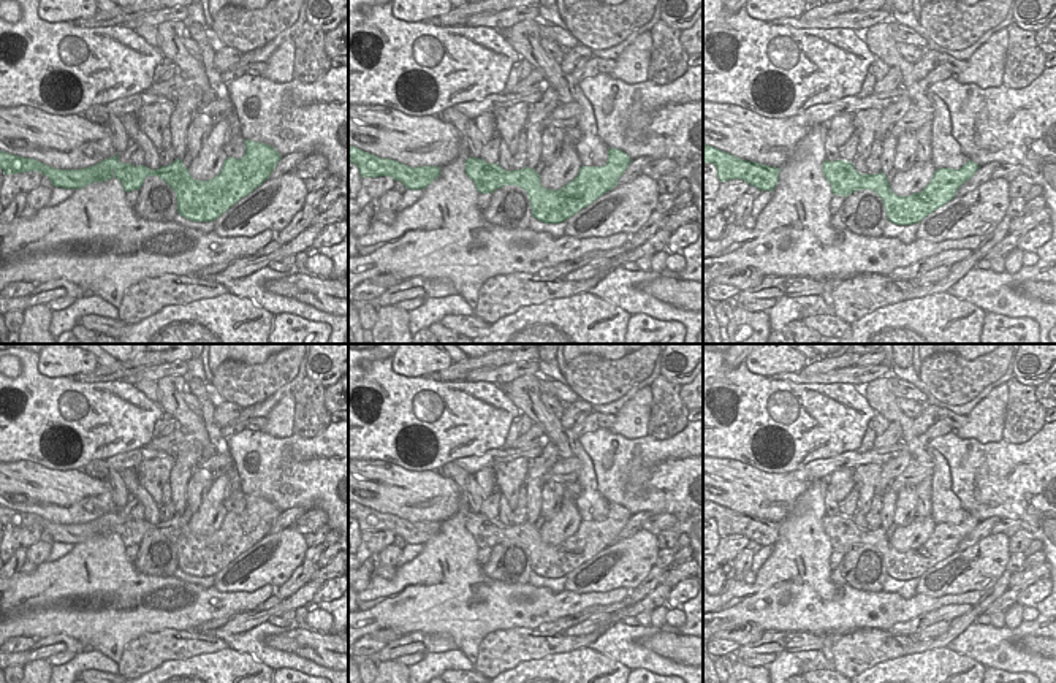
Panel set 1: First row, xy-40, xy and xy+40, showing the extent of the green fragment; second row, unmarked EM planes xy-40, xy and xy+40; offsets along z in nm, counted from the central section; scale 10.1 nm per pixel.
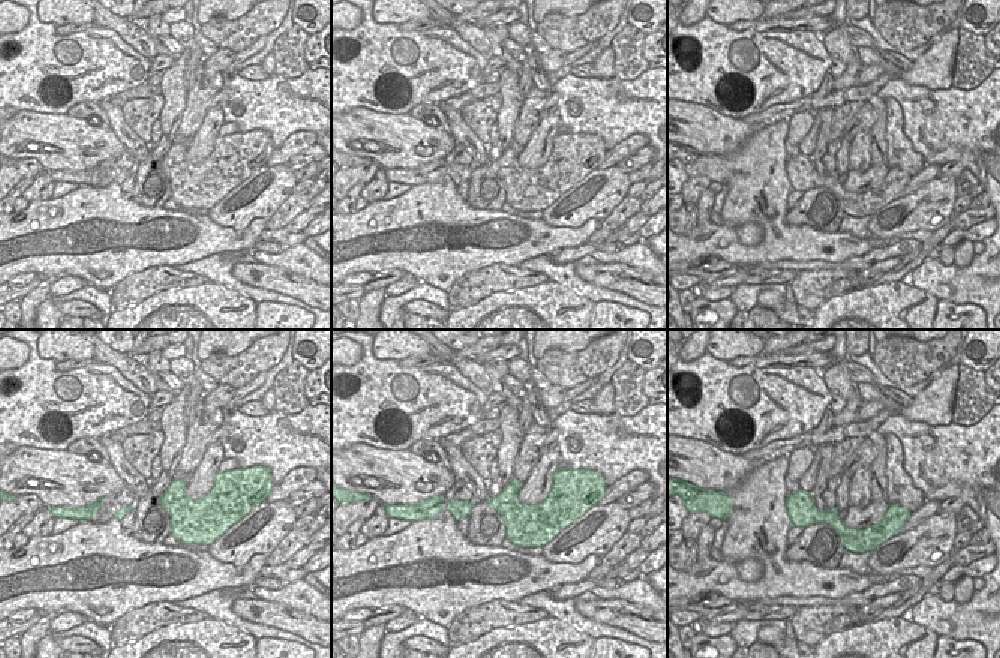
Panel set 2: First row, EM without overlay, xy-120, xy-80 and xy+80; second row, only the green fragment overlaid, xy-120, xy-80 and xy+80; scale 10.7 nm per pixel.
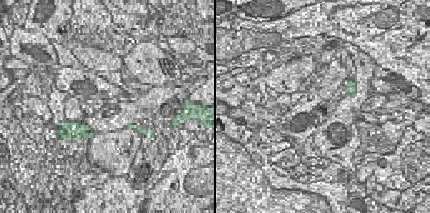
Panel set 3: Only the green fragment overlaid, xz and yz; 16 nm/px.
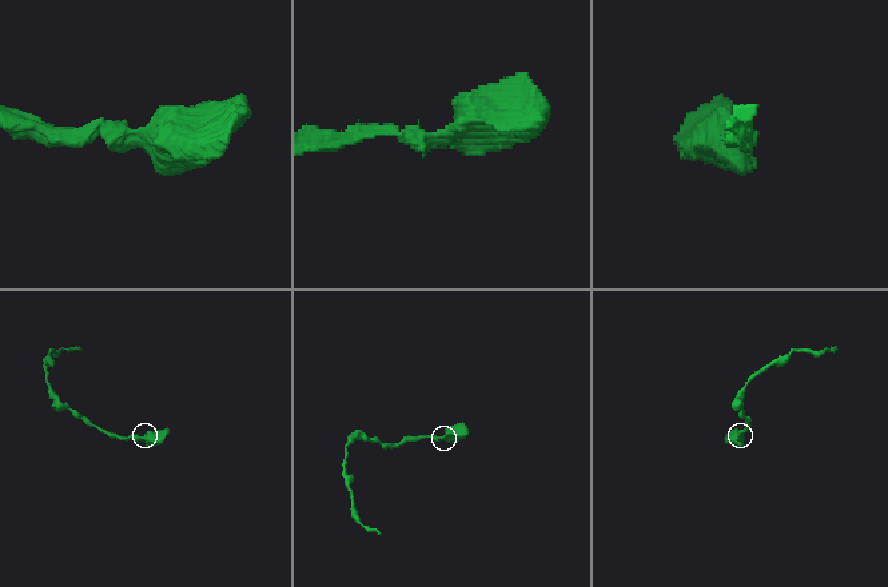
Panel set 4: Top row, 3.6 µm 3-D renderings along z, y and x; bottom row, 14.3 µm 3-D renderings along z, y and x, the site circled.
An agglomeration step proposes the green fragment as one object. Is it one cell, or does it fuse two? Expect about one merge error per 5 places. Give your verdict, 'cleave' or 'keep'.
keep

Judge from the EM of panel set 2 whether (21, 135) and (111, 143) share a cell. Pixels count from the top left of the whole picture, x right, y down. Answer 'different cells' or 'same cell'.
same cell

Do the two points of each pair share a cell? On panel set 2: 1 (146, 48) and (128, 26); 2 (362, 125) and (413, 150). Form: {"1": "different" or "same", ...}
{"1": "same", "2": "same"}

